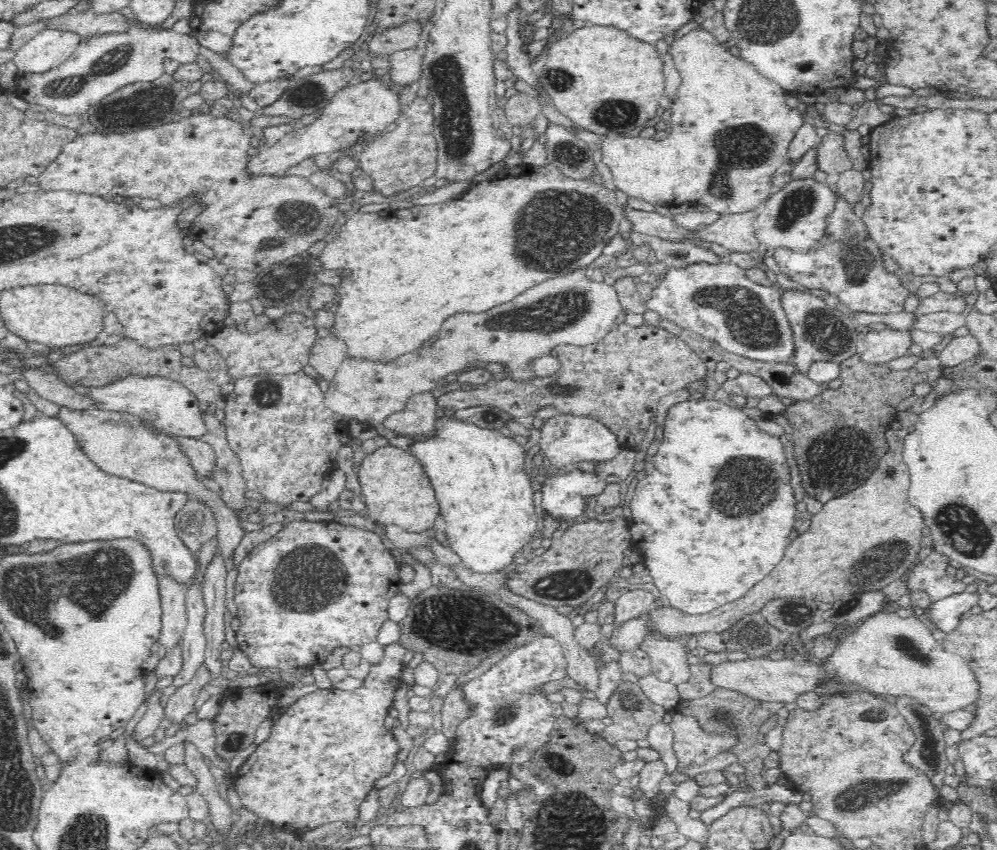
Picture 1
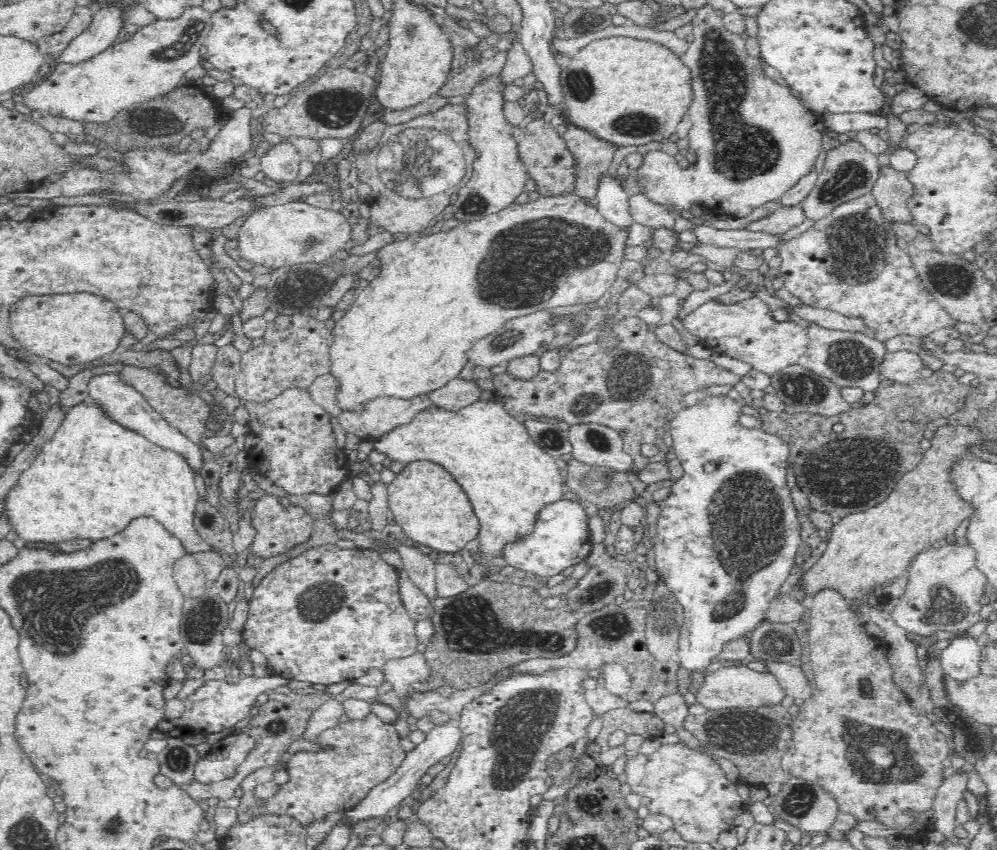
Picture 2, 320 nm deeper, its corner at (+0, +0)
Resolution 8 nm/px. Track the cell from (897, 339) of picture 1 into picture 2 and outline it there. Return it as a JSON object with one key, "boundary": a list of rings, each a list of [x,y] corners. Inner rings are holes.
{"boundary":[[[910,350],[884,353],[879,372],[898,383],[910,383],[921,376],[922,358]]]}

